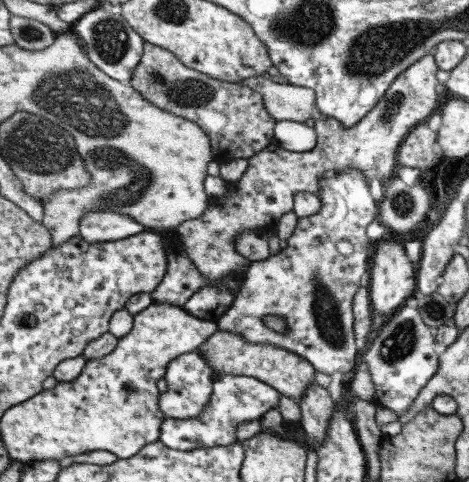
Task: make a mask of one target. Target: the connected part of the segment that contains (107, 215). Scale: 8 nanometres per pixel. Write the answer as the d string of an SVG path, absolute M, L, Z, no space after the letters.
M108 210L86 212L78 221L79 238L86 243L121 240L146 230L133 217Z

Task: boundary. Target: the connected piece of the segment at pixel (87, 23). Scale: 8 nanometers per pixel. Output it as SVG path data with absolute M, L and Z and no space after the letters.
M99 7L93 8L74 22L70 26L70 30L81 42L85 56L94 65L97 65L101 72L120 83L128 84L130 82L133 69L141 57L144 41L117 10L104 12Z

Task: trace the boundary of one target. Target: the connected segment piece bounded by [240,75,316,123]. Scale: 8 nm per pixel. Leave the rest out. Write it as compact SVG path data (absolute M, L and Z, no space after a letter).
M261 75L243 79L240 83L261 95L263 106L276 121L311 122L310 114L316 106L310 88L275 83Z

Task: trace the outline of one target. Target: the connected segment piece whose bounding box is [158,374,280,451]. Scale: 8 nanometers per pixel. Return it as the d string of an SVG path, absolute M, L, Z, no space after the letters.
M217 374L212 382L210 399L193 420L163 419L158 441L167 448L189 451L195 448L223 446L236 441L235 431L242 422L259 420L262 414L278 405L279 393L251 376Z

